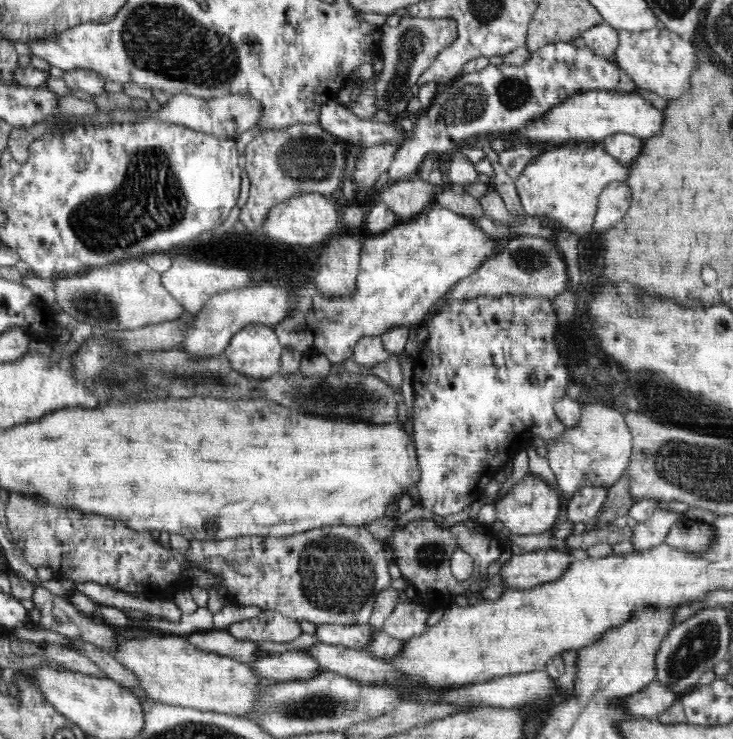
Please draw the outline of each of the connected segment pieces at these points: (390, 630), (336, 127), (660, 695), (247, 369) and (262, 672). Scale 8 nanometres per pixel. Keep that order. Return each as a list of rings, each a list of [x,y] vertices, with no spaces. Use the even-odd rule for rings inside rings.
[[[402,597],[389,618],[384,622],[382,630],[386,634],[392,635],[392,638],[402,641],[407,641],[413,636],[420,636],[428,630],[427,620],[430,617],[430,612],[434,609],[428,605],[428,609],[425,609],[425,606],[426,604],[421,601],[414,603],[413,601],[406,601]]]
[[[332,101],[320,109],[319,124],[334,137],[343,139],[355,149],[371,148],[386,141],[403,145],[403,131],[390,122],[362,120],[359,116]]]
[[[660,681],[650,682],[644,686],[644,690],[622,698],[618,705],[624,707],[624,711],[632,718],[659,716],[668,710],[674,702],[680,700],[678,694],[672,688],[664,686]]]
[[[248,324],[232,336],[224,353],[232,368],[264,380],[280,370],[283,348],[273,327]]]
[[[306,649],[275,654],[264,652],[249,664],[259,676],[267,677],[272,682],[303,681],[326,669],[315,662]]]

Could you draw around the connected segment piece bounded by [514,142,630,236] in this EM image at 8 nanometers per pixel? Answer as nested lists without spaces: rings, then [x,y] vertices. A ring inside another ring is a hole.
[[[580,142],[580,145],[574,146],[574,148],[561,147],[557,150],[544,151],[532,159],[524,168],[523,173],[514,180],[525,216],[555,218],[567,230],[571,230],[578,236],[591,232],[597,213],[599,194],[607,184],[627,182],[630,172],[630,166],[620,164],[614,156],[610,156],[605,150],[602,144]]]

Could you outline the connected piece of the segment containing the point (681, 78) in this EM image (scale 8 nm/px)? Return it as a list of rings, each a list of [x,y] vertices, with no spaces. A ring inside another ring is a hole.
[[[661,27],[639,32],[618,31],[618,37],[620,44],[618,44],[613,59],[638,88],[656,92],[658,96],[670,100],[679,99],[691,87],[691,74],[696,68],[696,48],[684,41],[684,38]]]

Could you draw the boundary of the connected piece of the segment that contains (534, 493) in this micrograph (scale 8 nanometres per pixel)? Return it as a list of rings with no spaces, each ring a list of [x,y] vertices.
[[[527,474],[506,492],[506,496],[502,500],[494,503],[494,506],[498,510],[497,519],[504,525],[505,533],[513,536],[542,534],[546,530],[552,529],[561,504],[554,486],[532,474]]]

